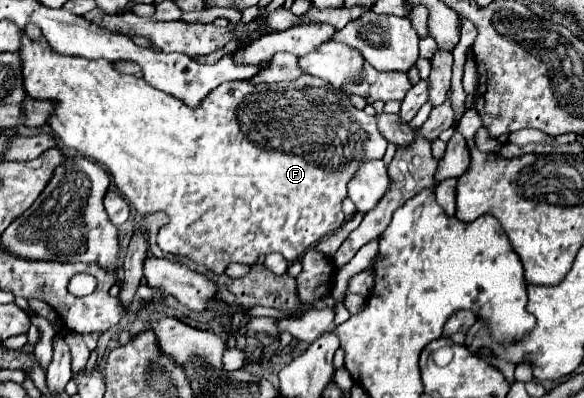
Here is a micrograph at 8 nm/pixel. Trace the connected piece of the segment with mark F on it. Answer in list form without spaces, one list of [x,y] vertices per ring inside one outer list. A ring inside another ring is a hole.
[[[25,35],[21,39],[21,49],[19,55],[23,59],[23,83],[25,91],[33,99],[51,99],[57,101],[57,109],[53,117],[47,121],[53,133],[63,141],[67,149],[79,151],[83,157],[93,159],[95,163],[107,167],[111,173],[115,185],[119,191],[129,199],[131,207],[139,213],[153,213],[153,211],[165,211],[169,217],[169,223],[162,227],[157,234],[157,243],[163,253],[171,255],[181,255],[189,257],[191,261],[205,265],[216,275],[221,275],[227,269],[229,263],[255,263],[259,255],[269,255],[269,253],[281,253],[289,263],[297,261],[301,253],[307,249],[315,247],[323,237],[339,229],[345,221],[341,203],[347,197],[347,183],[353,179],[353,173],[365,163],[373,159],[383,159],[387,141],[383,135],[377,131],[375,117],[367,115],[365,111],[357,109],[351,105],[349,95],[345,95],[341,89],[329,85],[327,81],[321,81],[311,75],[303,75],[295,81],[285,81],[285,83],[259,83],[259,85],[247,85],[245,81],[229,81],[221,83],[217,89],[213,89],[197,109],[185,105],[177,97],[169,97],[169,93],[161,93],[153,87],[149,87],[143,79],[135,75],[121,75],[113,69],[113,63],[99,59],[99,61],[89,61],[81,57],[69,57],[69,55],[59,55],[55,53],[49,43],[41,37],[39,41],[29,41]]]

